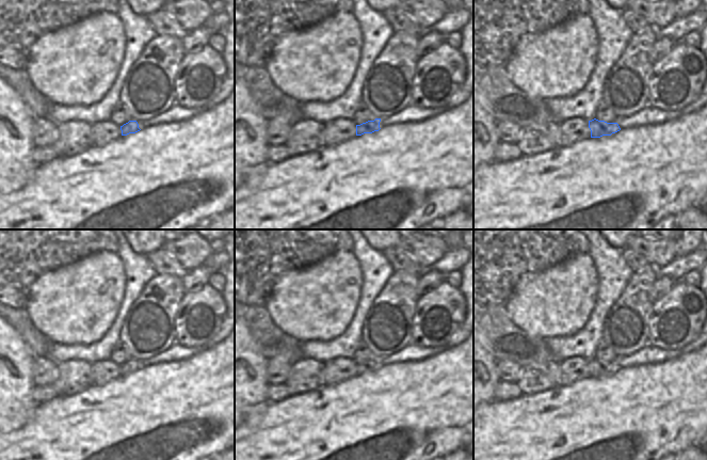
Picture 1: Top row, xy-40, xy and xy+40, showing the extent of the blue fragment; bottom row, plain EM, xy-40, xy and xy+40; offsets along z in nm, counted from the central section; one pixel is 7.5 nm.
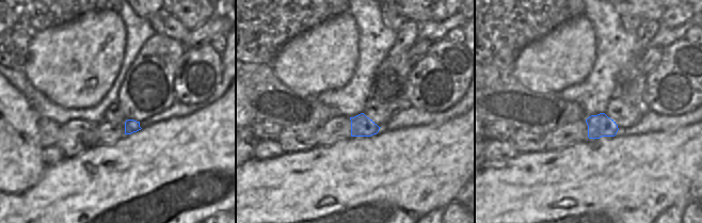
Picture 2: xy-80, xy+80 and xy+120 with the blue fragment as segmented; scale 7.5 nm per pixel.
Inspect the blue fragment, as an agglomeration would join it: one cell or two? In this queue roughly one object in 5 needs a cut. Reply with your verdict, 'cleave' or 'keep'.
keep

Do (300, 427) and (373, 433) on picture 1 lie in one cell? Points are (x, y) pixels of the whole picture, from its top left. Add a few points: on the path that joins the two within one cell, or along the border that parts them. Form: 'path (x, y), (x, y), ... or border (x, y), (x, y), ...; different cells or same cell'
path (318, 433), (355, 433); same cell

